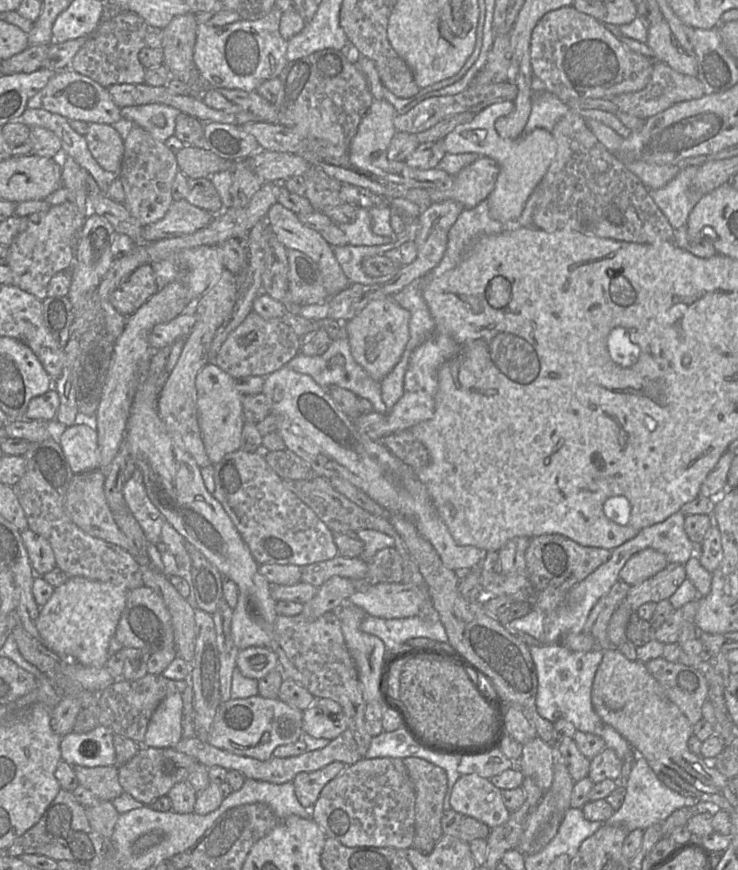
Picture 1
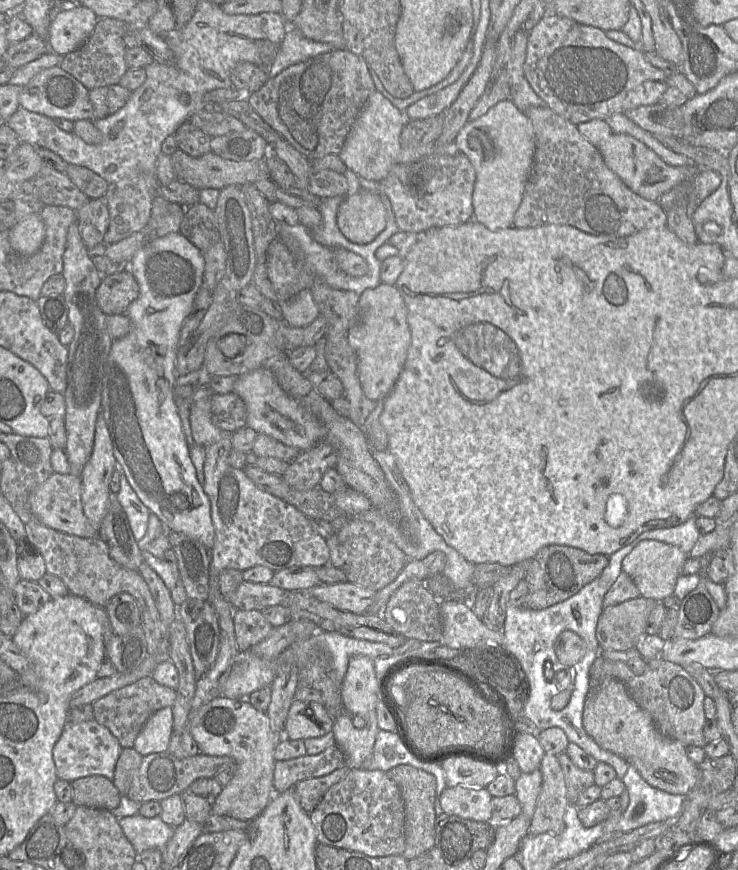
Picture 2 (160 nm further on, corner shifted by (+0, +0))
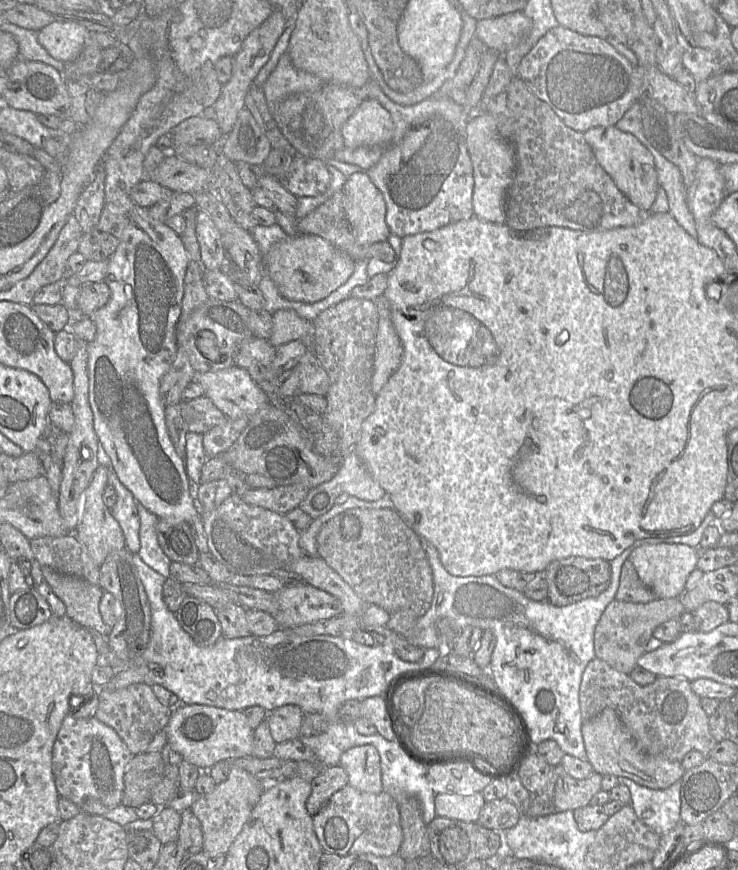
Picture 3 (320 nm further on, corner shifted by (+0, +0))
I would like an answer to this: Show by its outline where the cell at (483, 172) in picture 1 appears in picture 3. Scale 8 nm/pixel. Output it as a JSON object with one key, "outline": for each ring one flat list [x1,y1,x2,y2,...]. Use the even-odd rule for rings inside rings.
{"outline":[[440,115,430,117,410,128,399,143,390,146,379,161,365,172,384,197,386,224,390,232,401,239,408,235,430,232,474,216,473,166,467,151,466,134,459,132]]}

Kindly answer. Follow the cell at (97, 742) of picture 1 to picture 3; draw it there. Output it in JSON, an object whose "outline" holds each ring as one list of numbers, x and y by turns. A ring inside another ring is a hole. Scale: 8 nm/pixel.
{"outline":[[68,714,53,746,52,770,57,791,80,807,87,798,97,799,110,810,122,803,126,768,132,752,110,726,96,717,76,718]]}

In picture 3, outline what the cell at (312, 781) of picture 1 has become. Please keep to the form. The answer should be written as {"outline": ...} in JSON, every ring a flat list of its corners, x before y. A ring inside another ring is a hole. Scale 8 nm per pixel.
{"outline":[[341,765,325,768,311,781,312,791,306,802,308,813,312,816,318,814,318,808,348,784,348,775]]}

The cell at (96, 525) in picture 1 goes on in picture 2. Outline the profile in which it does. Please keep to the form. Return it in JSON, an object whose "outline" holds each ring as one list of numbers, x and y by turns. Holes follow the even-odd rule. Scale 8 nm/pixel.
{"outline":[[53,472,46,481,30,493,29,506,33,515,49,528,81,538,99,536,99,530,89,522,83,510,80,476]]}

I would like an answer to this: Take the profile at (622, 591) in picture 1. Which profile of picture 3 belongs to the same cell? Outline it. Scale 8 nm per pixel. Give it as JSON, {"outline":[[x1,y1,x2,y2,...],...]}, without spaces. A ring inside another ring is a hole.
{"outline":[[626,560,622,566,616,600,630,603,648,603,657,597,639,578,634,565]]}

